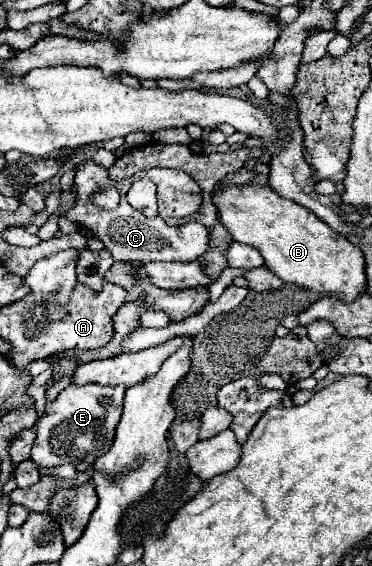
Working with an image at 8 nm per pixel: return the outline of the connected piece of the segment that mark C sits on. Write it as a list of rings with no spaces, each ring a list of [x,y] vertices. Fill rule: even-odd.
[[[92,160],[78,164],[76,182],[74,182],[78,200],[76,200],[74,208],[66,212],[66,216],[76,220],[80,226],[92,230],[96,236],[100,236],[104,246],[114,254],[114,260],[132,260],[132,262],[144,262],[144,264],[146,262],[194,262],[194,260],[198,260],[208,250],[210,230],[198,222],[188,222],[184,226],[168,226],[160,220],[160,216],[146,218],[144,214],[134,210],[126,200],[126,192],[132,186],[132,182],[134,182],[134,178],[122,180],[122,182],[110,180],[108,170],[94,164]],[[108,186],[116,186],[120,192],[118,214],[110,212],[110,210],[102,210],[100,206],[92,204],[92,194],[106,190]]]

